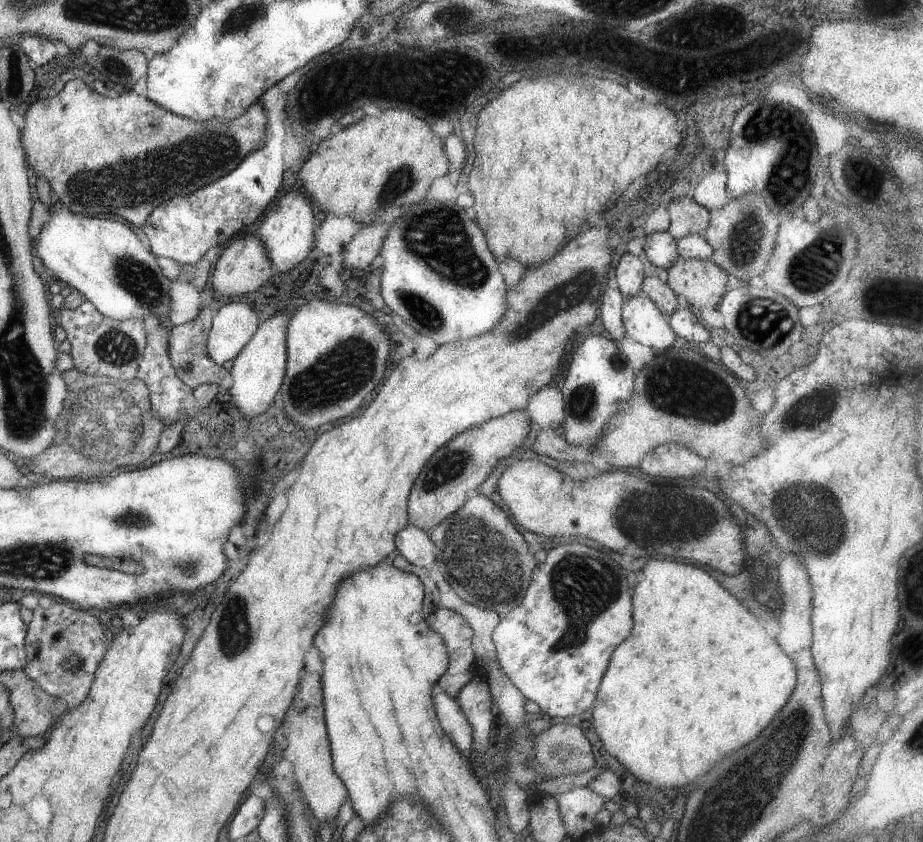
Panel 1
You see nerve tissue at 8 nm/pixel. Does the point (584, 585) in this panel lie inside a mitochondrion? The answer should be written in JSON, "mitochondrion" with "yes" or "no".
{"mitochondrion":"yes"}

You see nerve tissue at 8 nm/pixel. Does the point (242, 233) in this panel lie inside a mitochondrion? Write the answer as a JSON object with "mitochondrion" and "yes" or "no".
{"mitochondrion":"no"}

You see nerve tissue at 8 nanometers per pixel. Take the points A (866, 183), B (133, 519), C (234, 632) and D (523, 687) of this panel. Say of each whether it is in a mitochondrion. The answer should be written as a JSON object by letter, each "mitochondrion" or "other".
{"A":"other","B":"mitochondrion","C":"mitochondrion","D":"other"}

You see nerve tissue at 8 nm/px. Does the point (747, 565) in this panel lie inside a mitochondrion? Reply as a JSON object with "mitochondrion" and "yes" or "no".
{"mitochondrion":"no"}

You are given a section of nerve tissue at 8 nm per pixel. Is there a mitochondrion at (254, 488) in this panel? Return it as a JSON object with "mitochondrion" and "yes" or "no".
{"mitochondrion":"no"}

